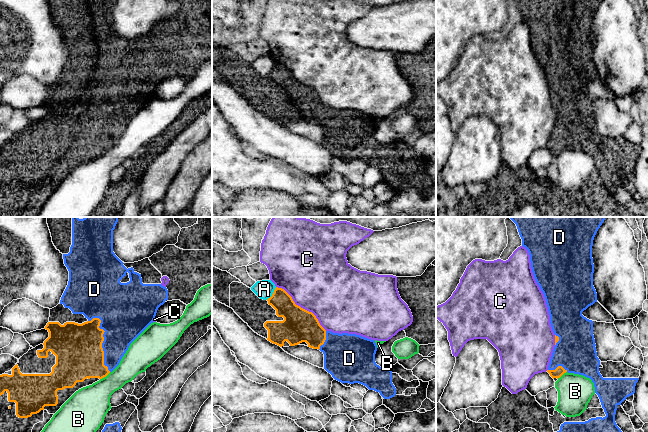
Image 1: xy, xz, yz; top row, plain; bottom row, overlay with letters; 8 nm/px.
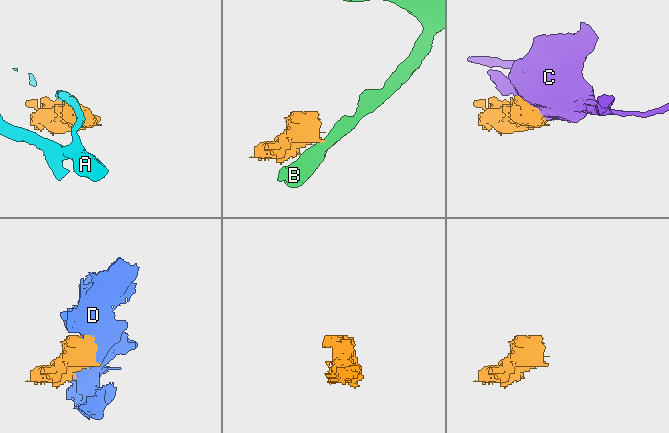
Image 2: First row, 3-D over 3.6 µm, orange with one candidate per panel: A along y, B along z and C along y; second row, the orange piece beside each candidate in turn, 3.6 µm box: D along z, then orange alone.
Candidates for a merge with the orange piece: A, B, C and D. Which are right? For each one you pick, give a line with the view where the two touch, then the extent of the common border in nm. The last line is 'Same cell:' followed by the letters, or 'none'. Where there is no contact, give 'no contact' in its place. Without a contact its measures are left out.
Same cell: none

